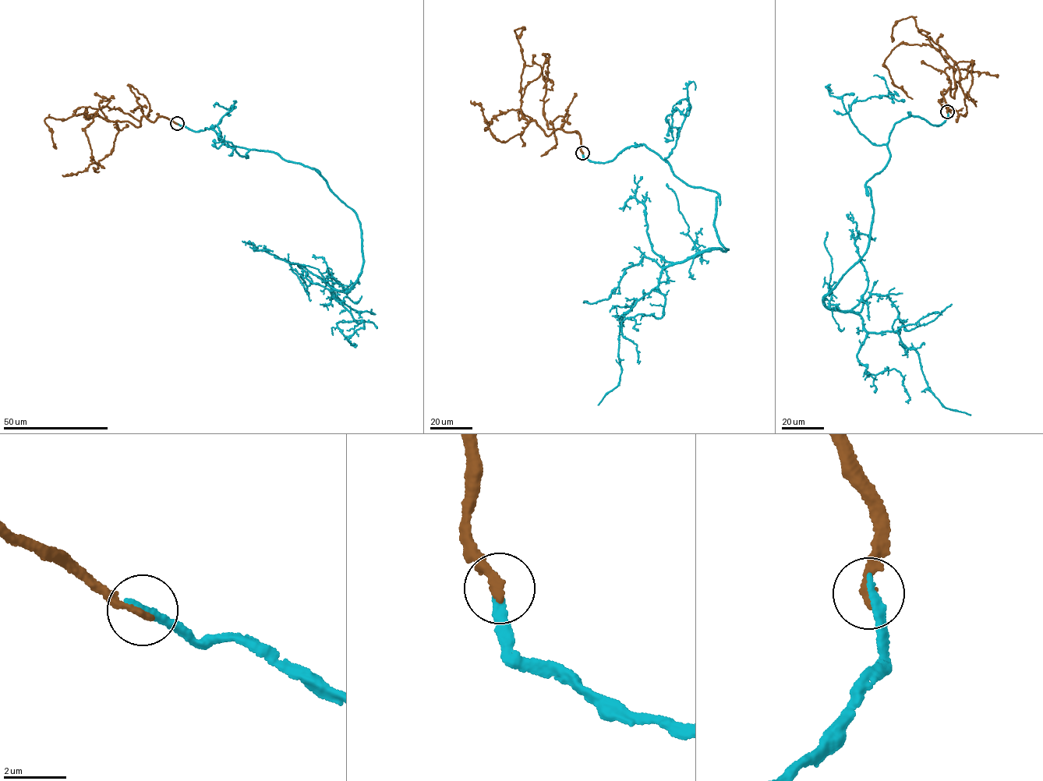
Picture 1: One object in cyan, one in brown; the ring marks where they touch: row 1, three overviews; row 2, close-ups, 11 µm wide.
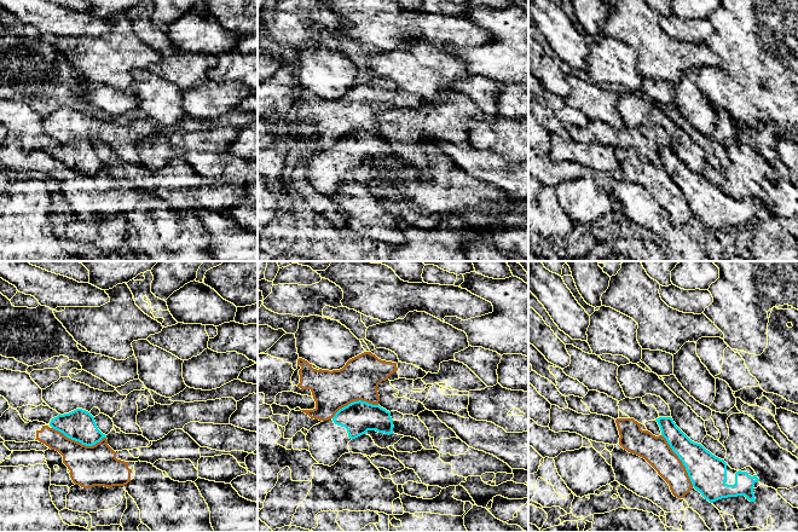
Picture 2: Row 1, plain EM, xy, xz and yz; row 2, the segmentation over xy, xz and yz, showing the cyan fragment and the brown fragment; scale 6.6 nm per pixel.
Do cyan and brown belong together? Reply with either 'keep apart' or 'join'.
keep apart

